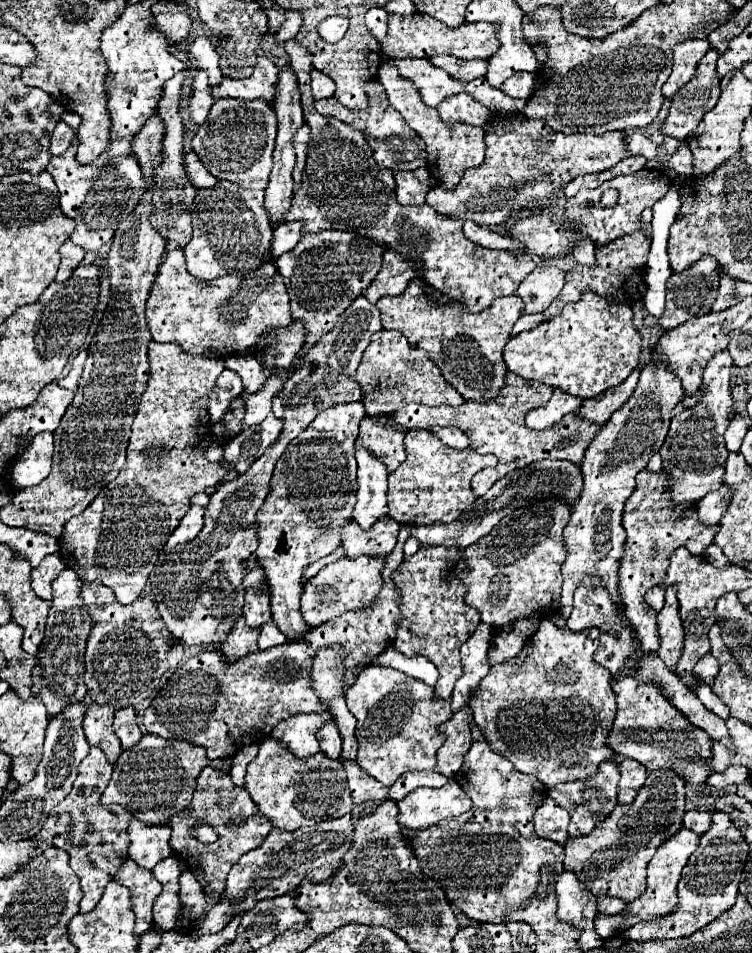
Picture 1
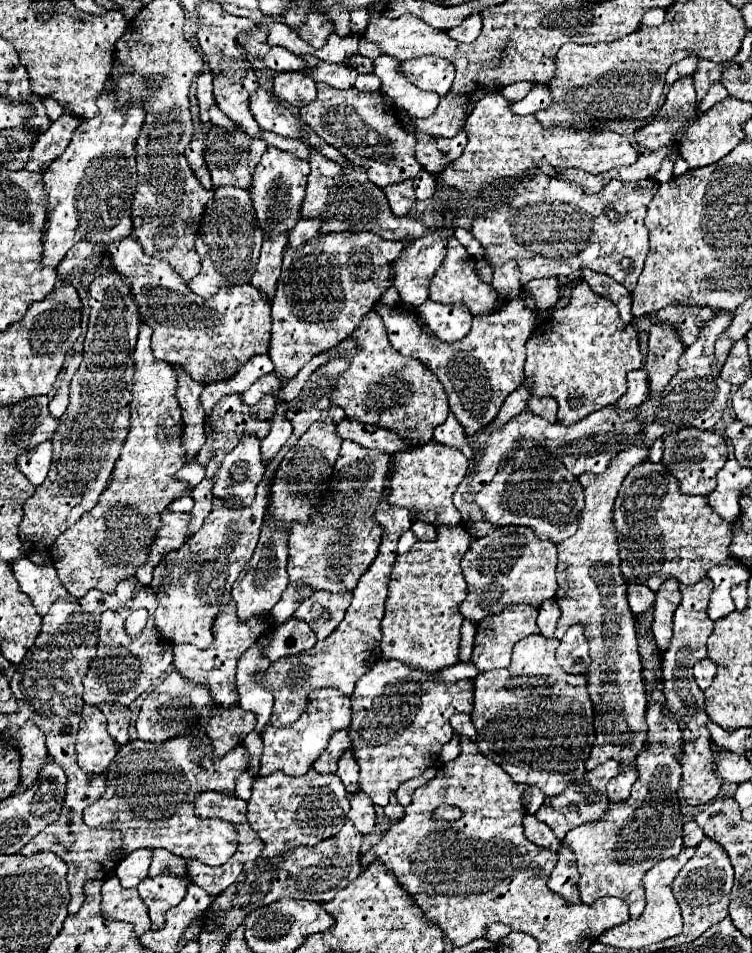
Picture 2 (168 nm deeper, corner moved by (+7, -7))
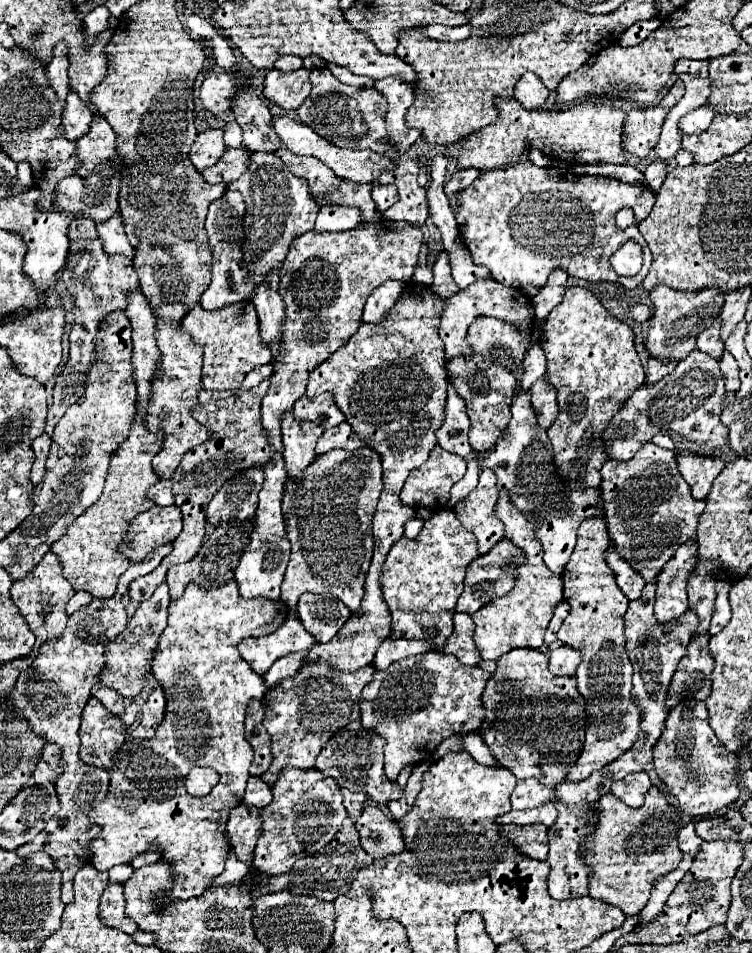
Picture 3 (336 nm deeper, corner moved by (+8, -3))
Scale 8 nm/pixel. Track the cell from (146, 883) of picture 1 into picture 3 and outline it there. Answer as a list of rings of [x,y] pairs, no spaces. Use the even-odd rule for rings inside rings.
[[[109,883],[107,889],[101,895],[99,903],[99,917],[105,925],[121,929],[123,933],[133,935],[139,925],[125,915],[125,899],[123,899],[123,887],[119,883]]]

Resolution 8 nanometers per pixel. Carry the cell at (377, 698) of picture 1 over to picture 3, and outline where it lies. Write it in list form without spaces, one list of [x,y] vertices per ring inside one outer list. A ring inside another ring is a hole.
[[[429,651],[421,655],[411,655],[395,661],[385,671],[375,671],[373,679],[365,685],[361,697],[361,725],[371,729],[385,739],[385,775],[389,781],[395,781],[401,769],[425,761],[447,737],[459,733],[469,733],[479,729],[483,721],[481,693],[489,673],[479,667],[463,665],[455,655],[445,655],[441,651]]]

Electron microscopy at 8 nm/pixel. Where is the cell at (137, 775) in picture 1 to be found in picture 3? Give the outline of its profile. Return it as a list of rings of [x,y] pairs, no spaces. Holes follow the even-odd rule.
[[[235,579],[213,591],[191,585],[191,589],[185,589],[183,597],[171,601],[169,605],[169,621],[159,637],[157,655],[153,659],[153,675],[167,693],[165,719],[153,739],[127,739],[117,749],[113,755],[113,767],[109,769],[109,793],[101,805],[95,805],[89,811],[89,821],[101,825],[101,833],[95,841],[91,841],[91,863],[99,871],[109,871],[119,863],[131,863],[131,859],[141,851],[151,849],[151,845],[159,845],[163,861],[167,861],[173,869],[173,887],[159,891],[157,897],[151,899],[153,909],[163,909],[171,903],[201,895],[225,869],[225,859],[231,851],[231,839],[227,833],[229,811],[243,799],[249,765],[253,761],[253,749],[243,737],[245,709],[249,699],[267,691],[263,677],[257,675],[243,657],[239,657],[237,645],[245,637],[273,633],[287,619],[287,613],[289,609],[283,601],[241,599]],[[195,765],[211,767],[219,773],[219,783],[207,797],[193,797],[185,789],[185,777]]]

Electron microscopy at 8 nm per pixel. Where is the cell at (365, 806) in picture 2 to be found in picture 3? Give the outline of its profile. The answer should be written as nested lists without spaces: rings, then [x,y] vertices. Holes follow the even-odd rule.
[[[365,805],[355,827],[359,829],[363,849],[373,859],[403,851],[403,837],[399,833],[399,825],[391,821],[377,805]]]

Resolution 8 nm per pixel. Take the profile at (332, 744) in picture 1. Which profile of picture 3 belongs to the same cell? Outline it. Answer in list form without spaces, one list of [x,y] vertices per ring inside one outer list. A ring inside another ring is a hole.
[[[359,721],[349,723],[339,733],[335,733],[327,741],[327,745],[321,749],[321,753],[315,761],[315,769],[319,769],[321,773],[325,773],[327,777],[333,777],[337,781],[347,781],[347,789],[365,791],[369,795],[369,799],[373,799],[381,805],[389,803],[393,799],[399,799],[403,793],[393,781],[387,781],[387,777],[385,777],[383,745],[385,745],[385,741],[379,735],[363,729]]]

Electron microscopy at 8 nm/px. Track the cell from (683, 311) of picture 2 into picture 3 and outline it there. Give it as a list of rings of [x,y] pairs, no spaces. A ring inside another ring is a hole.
[[[715,317],[715,321],[699,333],[697,337],[697,349],[703,353],[709,353],[711,357],[719,359],[723,355],[723,341],[719,341],[719,317]]]

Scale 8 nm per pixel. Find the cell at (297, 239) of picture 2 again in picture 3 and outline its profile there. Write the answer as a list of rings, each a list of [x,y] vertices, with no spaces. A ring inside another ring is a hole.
[[[325,207],[319,209],[313,231],[347,231],[361,225],[361,213],[355,207]]]

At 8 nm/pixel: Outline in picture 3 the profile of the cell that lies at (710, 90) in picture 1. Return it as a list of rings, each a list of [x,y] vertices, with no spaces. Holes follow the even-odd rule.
[[[677,79],[659,105],[647,107],[647,109],[633,109],[627,115],[625,131],[623,131],[623,145],[631,155],[639,159],[645,159],[649,155],[649,151],[659,143],[659,133],[669,109],[677,105],[677,101],[683,95],[685,95],[683,81]]]

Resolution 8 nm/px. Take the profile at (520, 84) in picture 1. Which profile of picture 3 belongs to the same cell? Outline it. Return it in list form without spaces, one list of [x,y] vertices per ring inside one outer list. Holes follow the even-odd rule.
[[[527,71],[515,85],[515,99],[523,105],[523,109],[541,109],[547,95],[549,89],[531,71]]]

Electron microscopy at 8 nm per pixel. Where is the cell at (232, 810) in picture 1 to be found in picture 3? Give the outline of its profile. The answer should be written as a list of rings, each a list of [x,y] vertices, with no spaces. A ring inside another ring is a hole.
[[[245,803],[237,805],[231,811],[231,817],[227,821],[227,833],[231,835],[233,851],[239,861],[251,865],[253,863],[253,849],[257,845],[257,839],[261,835],[261,819],[259,809],[249,807]]]

